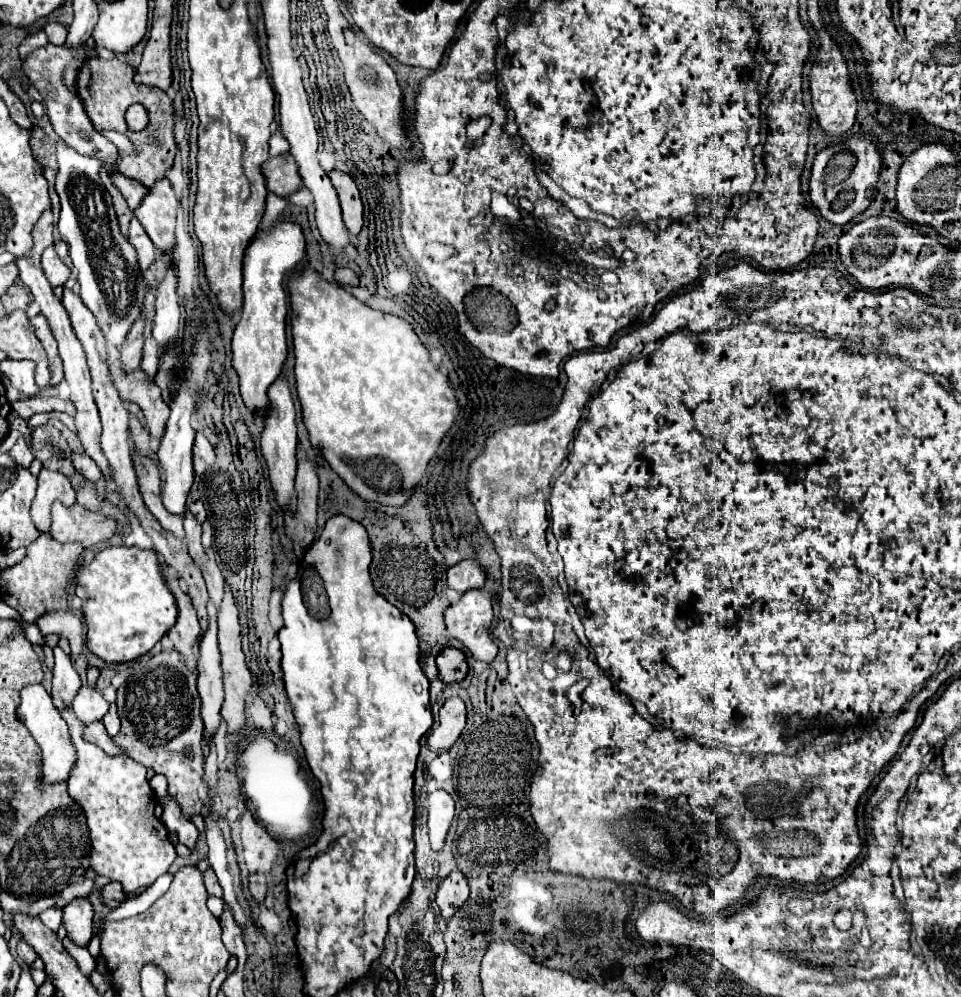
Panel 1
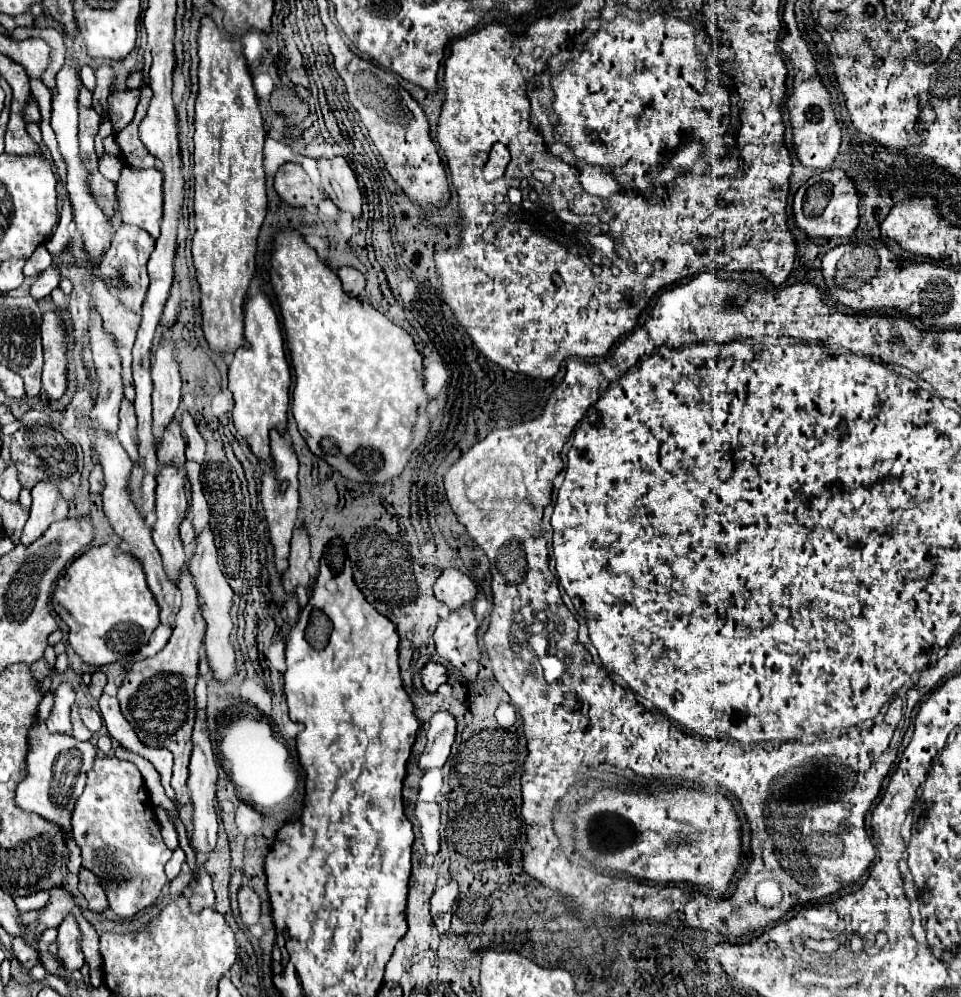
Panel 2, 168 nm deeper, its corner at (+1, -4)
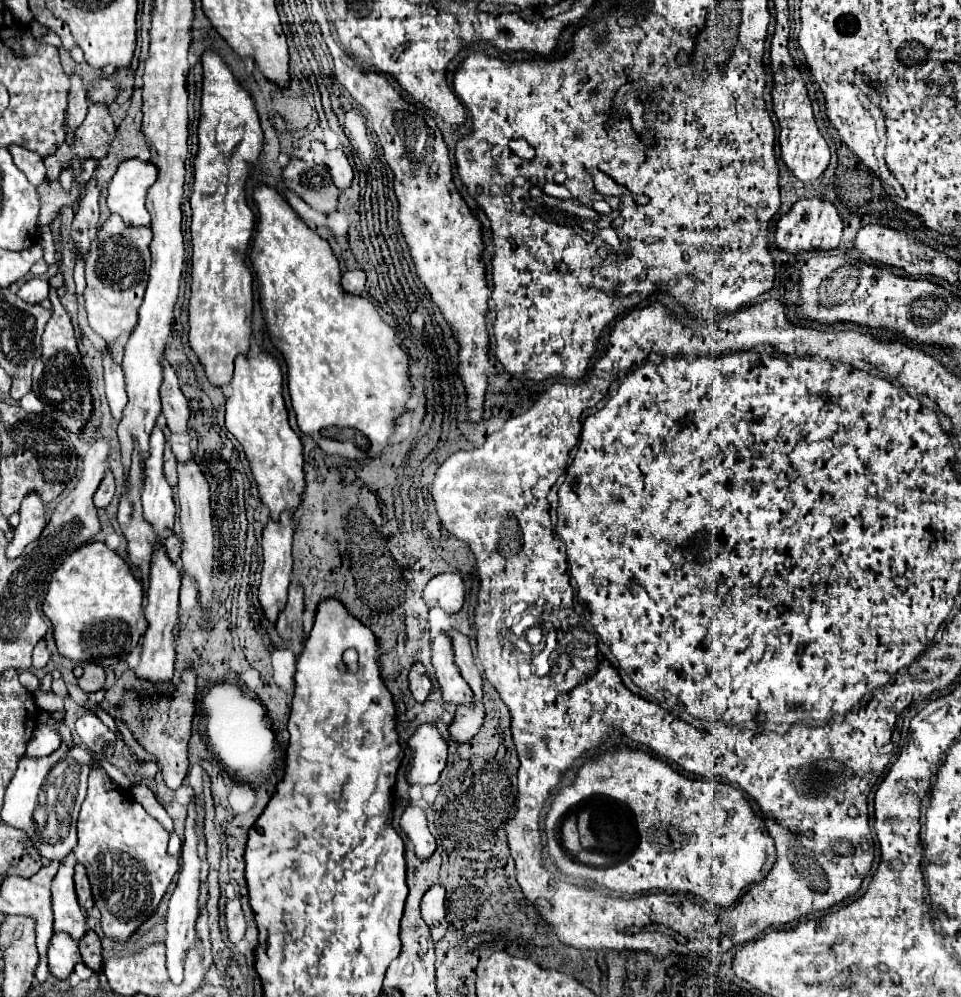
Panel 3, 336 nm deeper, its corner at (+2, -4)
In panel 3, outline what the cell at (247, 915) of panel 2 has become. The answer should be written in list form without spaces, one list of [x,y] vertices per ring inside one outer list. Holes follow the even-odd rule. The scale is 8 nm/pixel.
[[[238,899],[228,901],[226,909],[224,909],[224,915],[226,915],[228,939],[230,939],[232,945],[236,945],[244,937],[244,931],[246,931],[246,921],[244,921],[244,913],[242,913],[240,901]]]

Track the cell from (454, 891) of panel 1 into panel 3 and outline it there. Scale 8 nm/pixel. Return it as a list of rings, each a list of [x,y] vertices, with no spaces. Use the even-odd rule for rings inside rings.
[[[432,885],[422,897],[422,919],[430,927],[430,935],[434,941],[440,941],[448,929],[446,923],[446,907],[444,907],[444,887]]]

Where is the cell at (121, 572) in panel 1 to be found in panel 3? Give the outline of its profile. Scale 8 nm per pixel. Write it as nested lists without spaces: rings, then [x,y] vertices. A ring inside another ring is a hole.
[[[98,541],[86,543],[72,551],[52,573],[42,611],[52,623],[58,653],[72,661],[118,657],[122,653],[126,655],[138,645],[142,633],[146,631],[140,581],[134,579],[130,567],[120,555]],[[98,625],[104,629],[96,635],[90,629]]]

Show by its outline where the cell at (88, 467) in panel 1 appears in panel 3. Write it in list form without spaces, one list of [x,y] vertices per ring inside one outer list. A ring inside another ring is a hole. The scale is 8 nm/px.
[[[108,471],[108,473],[104,475],[104,479],[102,479],[98,491],[94,493],[94,507],[96,507],[96,509],[106,509],[106,507],[110,505],[110,501],[112,501],[112,495],[114,495],[114,477],[112,477],[112,473]]]

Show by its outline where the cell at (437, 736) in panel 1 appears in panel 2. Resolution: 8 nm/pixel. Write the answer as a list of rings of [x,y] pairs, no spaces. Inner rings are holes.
[[[437,711],[431,717],[431,727],[427,731],[427,747],[419,759],[421,769],[441,767],[449,759],[451,745],[455,741],[457,721],[449,711]]]

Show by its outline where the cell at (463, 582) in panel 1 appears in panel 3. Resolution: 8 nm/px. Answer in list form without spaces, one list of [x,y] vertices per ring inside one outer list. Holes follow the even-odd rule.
[[[440,573],[428,581],[422,591],[428,607],[440,607],[446,613],[458,613],[464,603],[464,583],[456,573]]]

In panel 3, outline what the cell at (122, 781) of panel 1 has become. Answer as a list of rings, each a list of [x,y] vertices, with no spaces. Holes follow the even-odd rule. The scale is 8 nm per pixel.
[[[98,769],[90,773],[88,779],[88,795],[82,803],[82,811],[78,817],[78,845],[74,847],[74,855],[78,863],[86,867],[90,885],[92,885],[92,897],[94,905],[102,913],[102,931],[112,941],[126,941],[134,931],[148,921],[154,911],[158,909],[168,885],[172,883],[172,877],[178,871],[178,859],[174,859],[168,853],[168,831],[150,817],[142,805],[136,801],[130,801],[124,793],[108,791],[106,789],[106,771]]]

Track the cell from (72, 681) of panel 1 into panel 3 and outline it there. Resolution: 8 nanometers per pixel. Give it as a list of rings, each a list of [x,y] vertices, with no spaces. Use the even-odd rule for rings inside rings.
[[[38,725],[32,739],[26,745],[26,757],[46,757],[50,753],[54,753],[60,747],[60,735],[46,727],[46,725]]]

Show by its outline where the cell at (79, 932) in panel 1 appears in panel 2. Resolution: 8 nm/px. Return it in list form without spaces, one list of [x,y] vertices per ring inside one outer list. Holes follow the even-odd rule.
[[[69,913],[59,925],[59,953],[57,957],[63,961],[67,971],[79,971],[83,967],[83,951],[81,951],[81,929],[77,919]]]

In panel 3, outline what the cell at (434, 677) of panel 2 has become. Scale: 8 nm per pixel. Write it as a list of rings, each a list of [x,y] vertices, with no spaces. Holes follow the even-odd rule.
[[[420,663],[410,669],[410,691],[418,703],[424,703],[432,691],[432,681],[426,677],[426,669]]]

